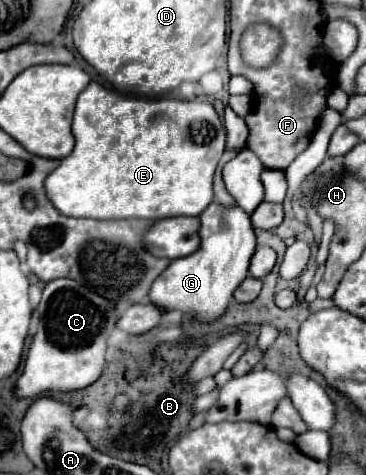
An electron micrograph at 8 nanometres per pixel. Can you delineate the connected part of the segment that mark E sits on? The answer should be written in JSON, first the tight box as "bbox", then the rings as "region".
{"bbox":[45,81,227,219],"region":[[[91,81],[77,97],[73,135],[75,149],[61,159],[59,167],[45,181],[49,199],[63,215],[91,219],[165,219],[199,215],[213,201],[213,177],[225,151],[227,131],[207,101],[129,97]]]}

